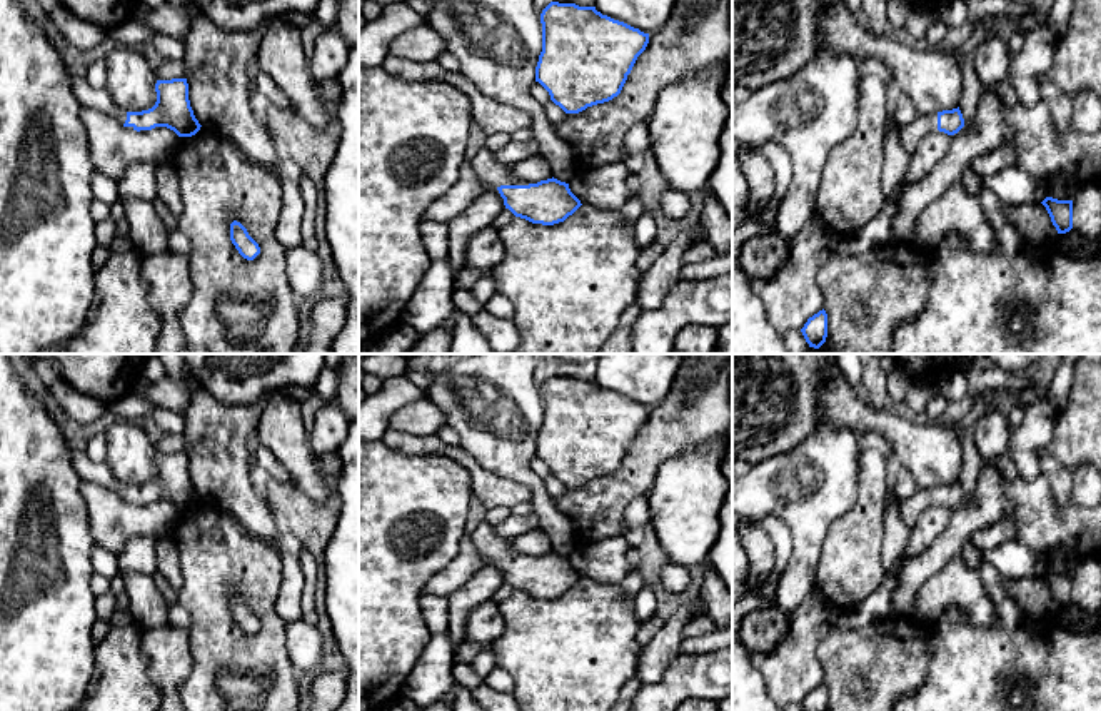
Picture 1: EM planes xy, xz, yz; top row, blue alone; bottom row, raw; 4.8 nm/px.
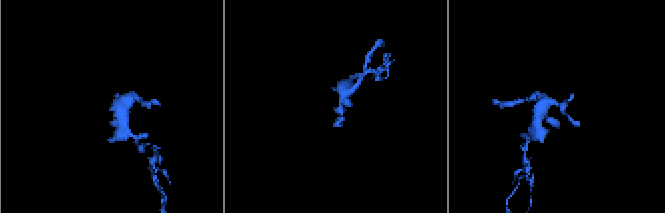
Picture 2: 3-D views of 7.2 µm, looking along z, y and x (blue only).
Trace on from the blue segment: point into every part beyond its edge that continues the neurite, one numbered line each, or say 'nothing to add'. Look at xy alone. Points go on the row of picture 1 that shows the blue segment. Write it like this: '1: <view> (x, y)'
1: xy (89, 97)

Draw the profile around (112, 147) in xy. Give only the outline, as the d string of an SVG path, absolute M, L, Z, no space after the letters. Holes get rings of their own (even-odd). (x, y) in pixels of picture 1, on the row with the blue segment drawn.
M93 108L80 110L80 120L87 130L88 154L95 170L113 180L120 180L132 164L172 162L180 140L167 127L137 132Z

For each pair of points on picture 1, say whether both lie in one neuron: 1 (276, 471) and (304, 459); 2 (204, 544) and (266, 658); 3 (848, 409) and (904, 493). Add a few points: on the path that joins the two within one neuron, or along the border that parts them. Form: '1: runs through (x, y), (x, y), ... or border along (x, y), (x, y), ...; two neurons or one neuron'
1: border along (256, 443), (262, 444), (274, 456), (294, 484); two neurons
2: runs through (209, 576), (211, 616), (234, 640); one neuron
3: border along (899, 464), (908, 469), (918, 488); two neurons

